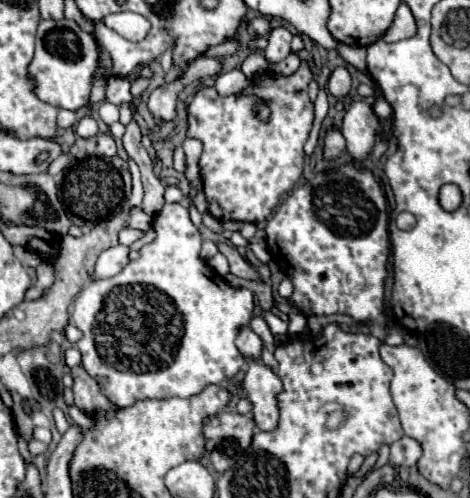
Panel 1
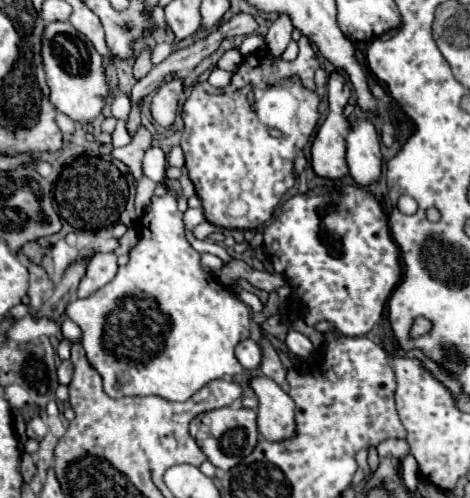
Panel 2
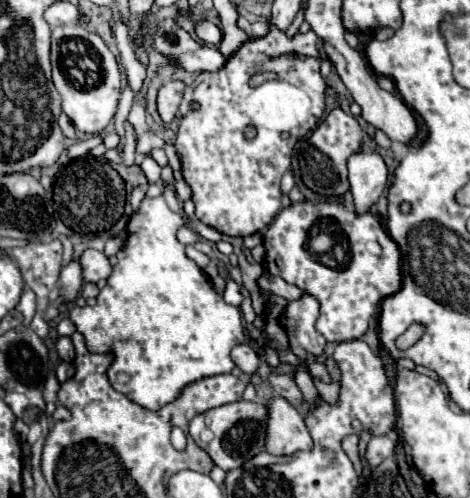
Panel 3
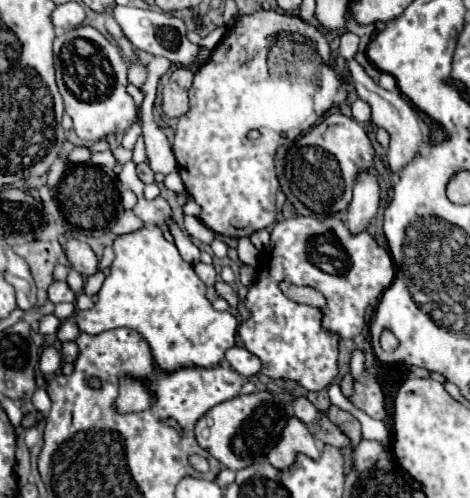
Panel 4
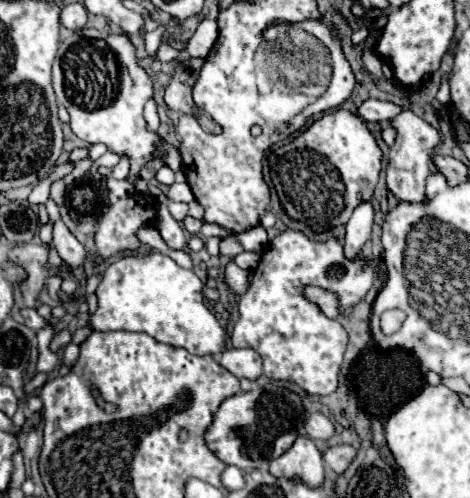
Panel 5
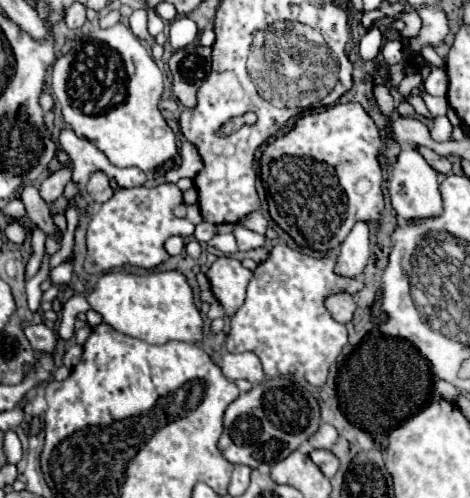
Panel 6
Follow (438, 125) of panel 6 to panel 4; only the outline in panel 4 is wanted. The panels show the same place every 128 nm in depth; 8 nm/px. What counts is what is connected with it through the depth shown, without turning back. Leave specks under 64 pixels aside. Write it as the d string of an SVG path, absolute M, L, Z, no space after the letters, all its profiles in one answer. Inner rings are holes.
M356 60L348 62L354 86L356 86L356 94L358 98L362 98L364 102L368 102L372 106L372 124L388 130L390 134L390 146L388 146L388 164L390 164L390 172L400 176L402 168L406 164L410 164L416 156L418 156L418 148L422 142L422 130L418 124L418 118L412 110L410 104L406 104L406 98L400 92L388 92L384 88L380 88L364 70Z

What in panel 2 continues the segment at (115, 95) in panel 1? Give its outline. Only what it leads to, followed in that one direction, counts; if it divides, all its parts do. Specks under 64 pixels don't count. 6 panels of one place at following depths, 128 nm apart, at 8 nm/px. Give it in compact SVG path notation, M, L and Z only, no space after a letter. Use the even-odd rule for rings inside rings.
M118 94L112 102L112 116L116 120L124 120L128 122L128 116L130 116L130 98L126 98L124 94Z

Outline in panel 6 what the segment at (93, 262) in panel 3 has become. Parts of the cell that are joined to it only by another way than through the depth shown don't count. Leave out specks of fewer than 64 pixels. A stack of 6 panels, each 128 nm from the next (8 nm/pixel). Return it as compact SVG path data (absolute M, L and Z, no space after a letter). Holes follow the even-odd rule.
M24 186L20 196L18 196L24 206L26 206L26 216L46 234L50 232L56 232L56 226L52 222L52 216L50 216L50 208L48 204L40 198L38 194L38 188L36 186Z

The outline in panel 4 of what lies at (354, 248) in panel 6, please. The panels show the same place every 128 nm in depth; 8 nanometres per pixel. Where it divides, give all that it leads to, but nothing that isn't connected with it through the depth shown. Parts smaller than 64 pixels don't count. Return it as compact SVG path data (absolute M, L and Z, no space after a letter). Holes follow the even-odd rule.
M362 172L354 186L354 198L348 208L348 230L352 234L364 232L378 212L380 188L372 172Z

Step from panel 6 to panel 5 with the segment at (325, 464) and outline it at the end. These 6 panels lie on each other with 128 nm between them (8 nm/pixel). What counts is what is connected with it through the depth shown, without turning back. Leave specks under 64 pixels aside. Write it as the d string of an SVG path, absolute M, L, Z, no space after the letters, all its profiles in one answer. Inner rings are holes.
M332 446L328 450L322 452L322 460L326 462L326 466L334 472L334 474L342 474L348 464L352 462L352 458L356 456L356 448L352 446Z

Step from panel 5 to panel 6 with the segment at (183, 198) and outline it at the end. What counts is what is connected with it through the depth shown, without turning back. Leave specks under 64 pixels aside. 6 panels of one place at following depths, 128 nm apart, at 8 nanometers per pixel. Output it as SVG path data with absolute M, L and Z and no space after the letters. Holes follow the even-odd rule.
M164 182L156 188L128 188L118 190L114 196L100 206L98 214L88 224L88 256L84 262L84 270L88 274L102 274L110 268L136 266L144 270L152 270L162 262L170 260L164 250L164 242L168 236L192 236L194 224L186 218L180 220L174 216L174 208L182 202L182 192L176 184Z

